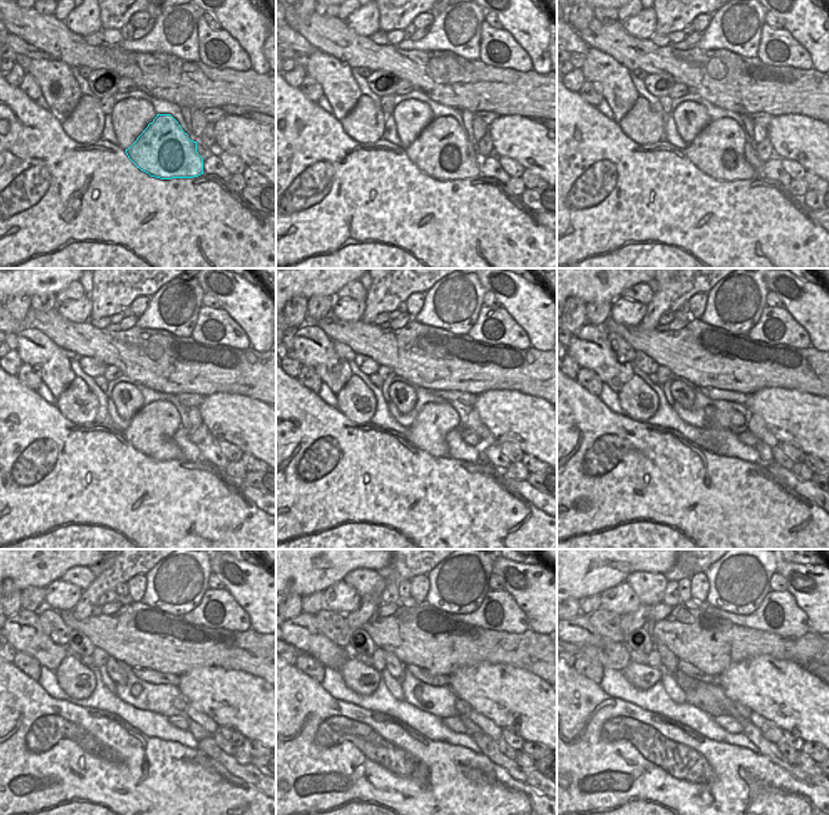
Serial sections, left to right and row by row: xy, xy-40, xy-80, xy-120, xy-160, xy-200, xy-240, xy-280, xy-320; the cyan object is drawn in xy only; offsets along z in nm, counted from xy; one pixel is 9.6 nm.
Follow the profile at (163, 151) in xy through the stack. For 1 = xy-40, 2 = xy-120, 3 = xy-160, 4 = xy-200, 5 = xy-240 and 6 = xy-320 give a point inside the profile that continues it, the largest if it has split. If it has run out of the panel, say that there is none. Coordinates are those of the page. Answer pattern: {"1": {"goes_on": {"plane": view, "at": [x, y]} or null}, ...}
{"1": {"goes_on": {"plane": "xy-40", "at": [440, 151]}}, "2": {"goes_on": {"plane": "xy-120", "at": [151, 431]}}, "3": {"goes_on": {"plane": "xy-160", "at": [428, 433]}}, "4": {"goes_on": {"plane": "xy-200", "at": [715, 419]}}, "5": {"goes_on": {"plane": "xy-240", "at": [179, 702]}}, "6": {"goes_on": {"plane": "xy-320", "at": [743, 710]}}}

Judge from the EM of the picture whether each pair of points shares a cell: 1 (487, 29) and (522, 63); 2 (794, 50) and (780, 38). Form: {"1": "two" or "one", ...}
{"1": "one", "2": "one"}

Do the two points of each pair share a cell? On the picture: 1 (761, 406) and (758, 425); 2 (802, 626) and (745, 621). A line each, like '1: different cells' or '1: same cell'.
1: different cells
2: same cell

